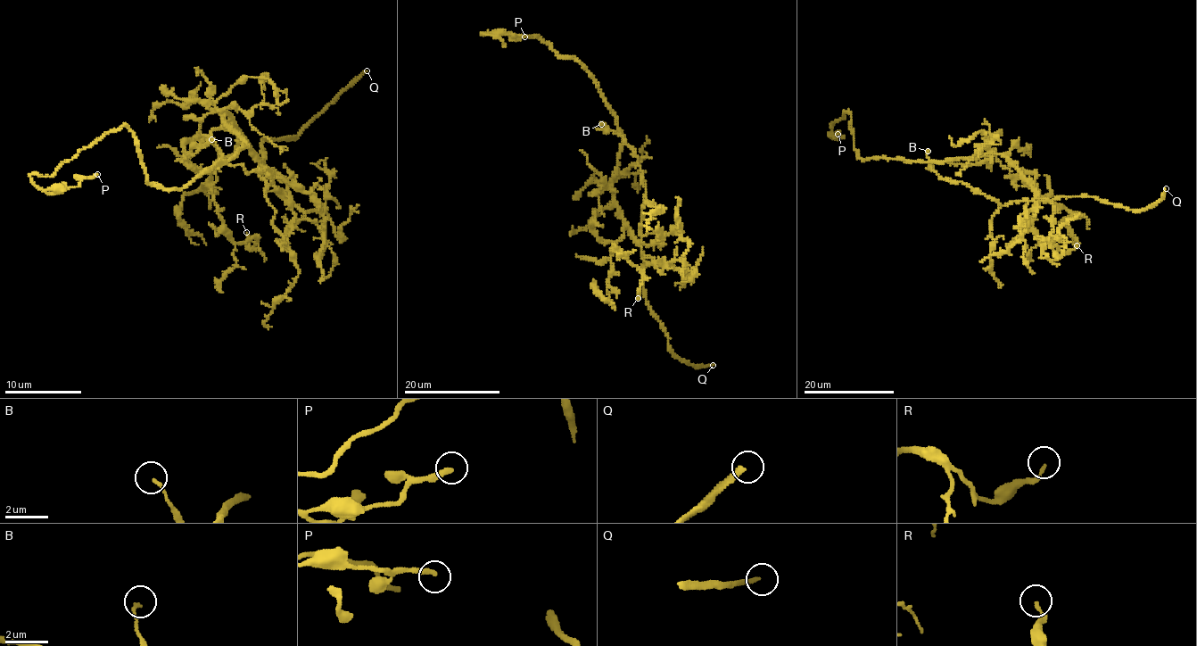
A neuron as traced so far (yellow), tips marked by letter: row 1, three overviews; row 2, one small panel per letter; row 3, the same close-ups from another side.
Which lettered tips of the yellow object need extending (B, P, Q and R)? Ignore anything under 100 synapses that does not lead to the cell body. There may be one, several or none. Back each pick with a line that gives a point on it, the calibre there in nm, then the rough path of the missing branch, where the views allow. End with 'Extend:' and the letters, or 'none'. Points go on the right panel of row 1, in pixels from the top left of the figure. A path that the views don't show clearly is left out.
Q: place (1166, 188); calibre 220 nm
Extend: Q

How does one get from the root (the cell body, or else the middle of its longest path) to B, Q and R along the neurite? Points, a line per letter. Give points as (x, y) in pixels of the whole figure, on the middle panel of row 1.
B: (620, 145), (613, 201), (639, 242), (645, 199), (642, 171), (633, 150), (620, 135), (601, 124)
Q: (620, 145), (613, 201), (642, 249), (645, 302), (661, 324), (670, 350), (695, 366), (713, 365)
R: (620, 145), (613, 201), (622, 217), (624, 233), (612, 251), (617, 248), (640, 270), (643, 281), (638, 298)

